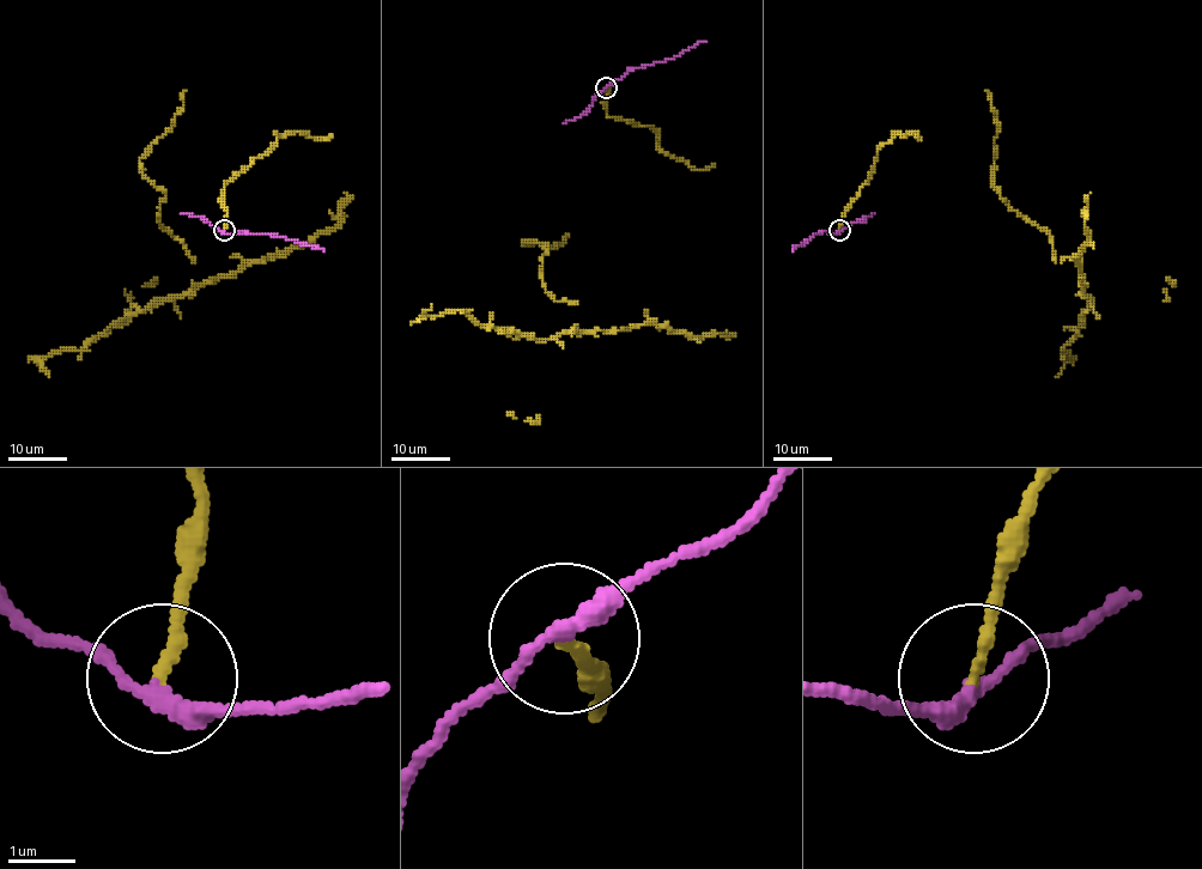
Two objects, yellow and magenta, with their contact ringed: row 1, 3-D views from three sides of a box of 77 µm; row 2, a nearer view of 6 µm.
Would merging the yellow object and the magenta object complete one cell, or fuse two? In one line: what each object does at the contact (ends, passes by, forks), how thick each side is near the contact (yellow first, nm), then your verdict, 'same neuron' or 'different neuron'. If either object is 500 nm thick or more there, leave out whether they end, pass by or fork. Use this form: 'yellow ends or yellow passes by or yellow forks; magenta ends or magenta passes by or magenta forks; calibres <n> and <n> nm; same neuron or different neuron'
yellow ends; magenta passes by; calibres 180 and 260 nm; different neuron

